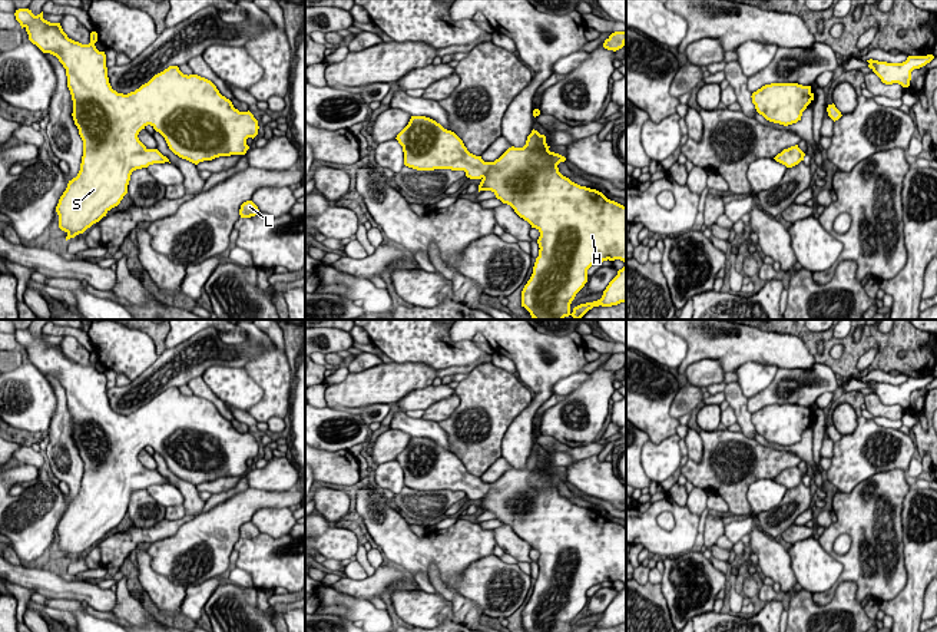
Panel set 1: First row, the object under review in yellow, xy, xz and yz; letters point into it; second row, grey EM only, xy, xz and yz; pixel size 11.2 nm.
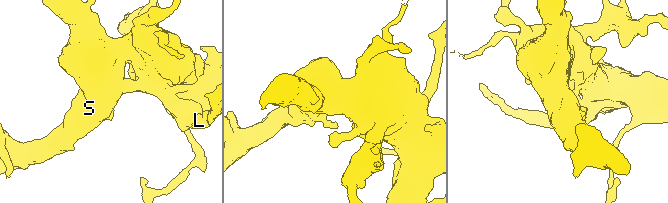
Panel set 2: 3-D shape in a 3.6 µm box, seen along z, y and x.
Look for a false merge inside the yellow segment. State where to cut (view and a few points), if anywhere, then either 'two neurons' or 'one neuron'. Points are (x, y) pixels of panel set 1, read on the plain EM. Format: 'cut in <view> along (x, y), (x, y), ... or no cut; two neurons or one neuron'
no cut; one neuron

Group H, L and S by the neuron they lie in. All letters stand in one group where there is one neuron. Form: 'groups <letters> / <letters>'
groups H L S

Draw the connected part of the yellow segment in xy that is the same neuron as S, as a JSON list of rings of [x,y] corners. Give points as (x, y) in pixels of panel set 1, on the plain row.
[[[19,330],[14,337],[21,350],[26,350],[29,361],[43,374],[56,377],[66,390],[73,421],[72,437],[83,461],[80,492],[69,502],[56,527],[59,549],[67,555],[66,562],[83,555],[120,525],[133,492],[169,483],[158,470],[148,470],[139,461],[139,453],[148,446],[165,459],[175,476],[195,486],[219,477],[245,476],[249,470],[246,460],[258,456],[259,447],[254,436],[235,430],[205,398],[188,397],[178,387],[169,387],[135,413],[117,414],[109,404],[106,375],[95,367],[96,353],[90,354],[89,365],[82,365],[69,360],[60,344],[44,341],[43,332],[34,337],[29,330]]]

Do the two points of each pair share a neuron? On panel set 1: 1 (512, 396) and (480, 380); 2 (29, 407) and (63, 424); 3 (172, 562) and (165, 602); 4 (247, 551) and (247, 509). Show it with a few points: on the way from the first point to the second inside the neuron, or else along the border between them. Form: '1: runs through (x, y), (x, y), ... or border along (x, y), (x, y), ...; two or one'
1: runs through (505, 396), (496, 396), (487, 387); one
2: border along (50, 384), (56, 399), (56, 410), (46, 432); two
3: border along (148, 553), (156, 572), (185, 588); two
4: border along (239, 538), (234, 548); two

